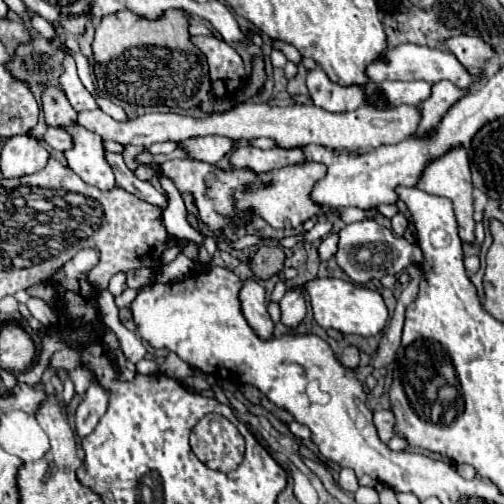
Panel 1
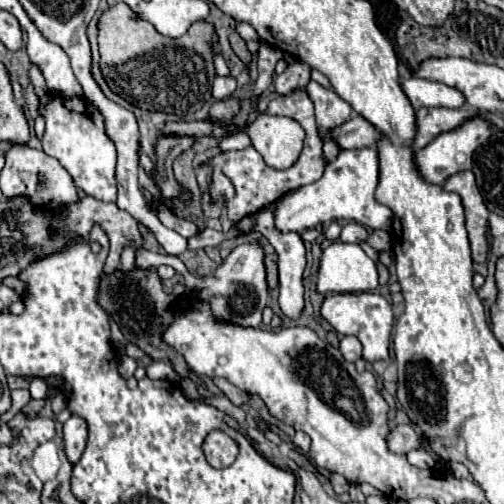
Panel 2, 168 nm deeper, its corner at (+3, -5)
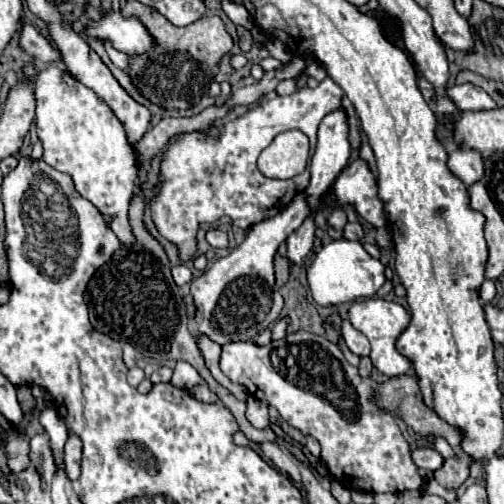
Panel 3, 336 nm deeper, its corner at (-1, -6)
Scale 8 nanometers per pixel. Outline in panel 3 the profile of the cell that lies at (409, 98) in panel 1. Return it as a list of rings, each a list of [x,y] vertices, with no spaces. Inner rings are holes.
[[[469,83],[449,87],[447,93],[457,103],[457,107],[463,111],[487,111],[487,109],[497,107],[497,103],[493,101],[491,95],[487,95],[481,87],[475,87]]]

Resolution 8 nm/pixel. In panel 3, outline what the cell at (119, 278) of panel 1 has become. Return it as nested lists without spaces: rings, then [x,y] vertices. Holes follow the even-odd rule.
[[[47,67],[45,71],[41,71],[35,79],[35,97],[37,97],[35,121],[37,121],[37,135],[43,145],[43,161],[53,169],[71,175],[77,193],[83,199],[91,201],[101,215],[111,217],[113,233],[119,237],[121,243],[129,243],[129,239],[133,239],[133,233],[127,221],[127,209],[139,181],[139,165],[135,147],[127,141],[121,121],[93,89],[79,83],[65,67]]]

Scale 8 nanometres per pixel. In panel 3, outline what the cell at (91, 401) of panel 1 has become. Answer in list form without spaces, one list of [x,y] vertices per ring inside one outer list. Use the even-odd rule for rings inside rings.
[[[69,435],[67,439],[65,467],[67,467],[67,477],[71,481],[77,481],[81,473],[81,439],[77,439],[77,435]]]

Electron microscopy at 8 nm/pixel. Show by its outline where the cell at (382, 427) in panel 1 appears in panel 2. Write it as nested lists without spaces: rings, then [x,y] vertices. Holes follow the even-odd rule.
[[[397,424],[387,434],[387,446],[395,454],[407,454],[413,448],[421,448],[421,442],[419,442],[419,436],[413,430],[413,426]]]

